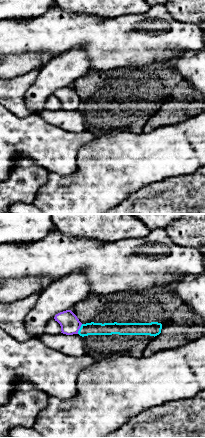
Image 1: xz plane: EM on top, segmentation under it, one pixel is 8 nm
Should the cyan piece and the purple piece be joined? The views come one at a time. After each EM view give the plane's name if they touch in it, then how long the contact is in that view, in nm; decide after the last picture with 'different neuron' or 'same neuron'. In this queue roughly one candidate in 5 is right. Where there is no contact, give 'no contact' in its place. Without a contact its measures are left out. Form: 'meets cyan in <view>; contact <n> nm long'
meets cyan in xz; contact 90 nm long

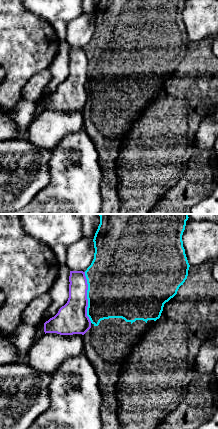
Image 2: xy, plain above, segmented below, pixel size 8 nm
meets cyan in xy; contact 420 nm long

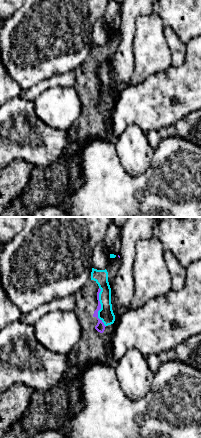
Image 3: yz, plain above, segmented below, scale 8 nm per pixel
meets cyan in yz; contact 320 nm long

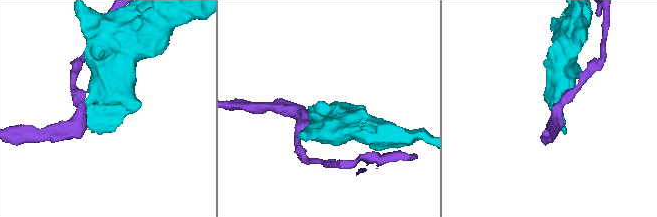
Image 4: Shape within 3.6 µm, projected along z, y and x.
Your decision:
different neuron

